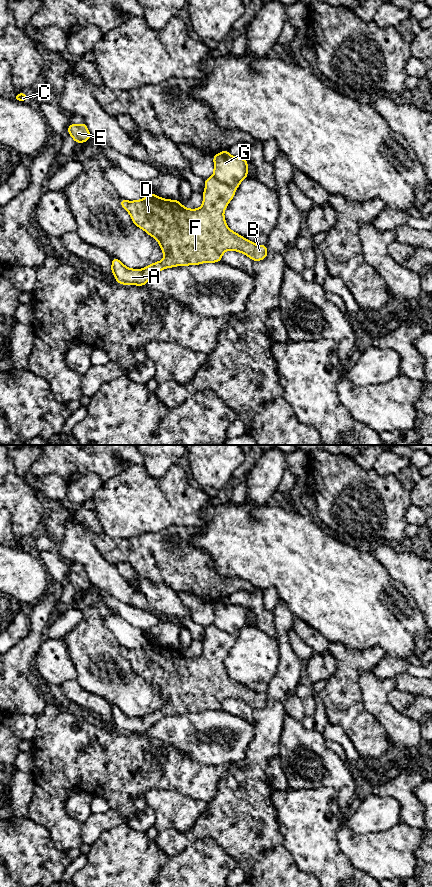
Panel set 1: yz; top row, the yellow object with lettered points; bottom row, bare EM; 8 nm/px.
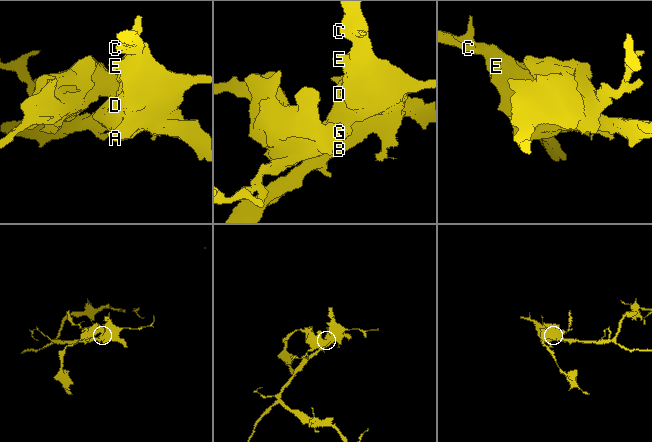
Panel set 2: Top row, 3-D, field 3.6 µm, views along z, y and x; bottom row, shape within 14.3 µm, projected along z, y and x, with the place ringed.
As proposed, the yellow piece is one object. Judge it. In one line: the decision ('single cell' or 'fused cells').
fused cells

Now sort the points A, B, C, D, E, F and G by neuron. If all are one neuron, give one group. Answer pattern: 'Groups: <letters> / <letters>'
Groups: A B C D E F / G

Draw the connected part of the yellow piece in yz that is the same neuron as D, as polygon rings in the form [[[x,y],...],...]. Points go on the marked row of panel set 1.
[[[214,177],[204,181],[203,203],[197,209],[185,208],[180,200],[160,198],[152,191],[149,196],[141,200],[127,201],[121,198],[120,204],[130,214],[132,222],[159,243],[164,253],[164,259],[152,263],[144,269],[131,269],[119,259],[112,257],[111,272],[118,284],[145,286],[148,280],[165,268],[220,262],[222,255],[227,250],[243,253],[253,261],[261,261],[267,257],[266,245],[257,245],[227,226],[224,211],[233,199],[235,190]]]

